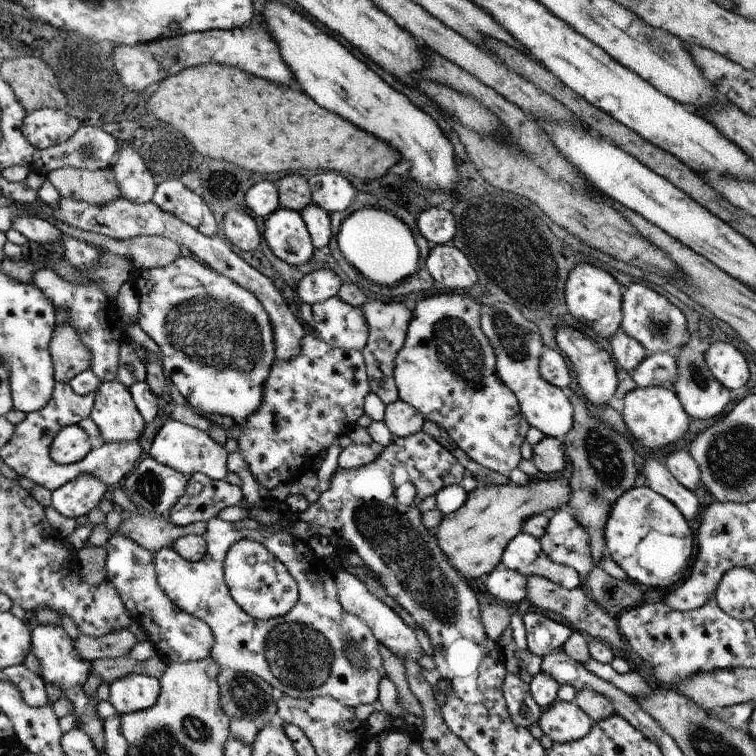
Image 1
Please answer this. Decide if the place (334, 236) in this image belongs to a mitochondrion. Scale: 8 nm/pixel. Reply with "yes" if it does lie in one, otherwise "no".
no

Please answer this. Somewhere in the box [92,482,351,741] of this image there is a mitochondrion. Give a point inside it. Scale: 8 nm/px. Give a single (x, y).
(298, 654)

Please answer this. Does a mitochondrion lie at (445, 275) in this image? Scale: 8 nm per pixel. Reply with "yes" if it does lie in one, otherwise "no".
no

